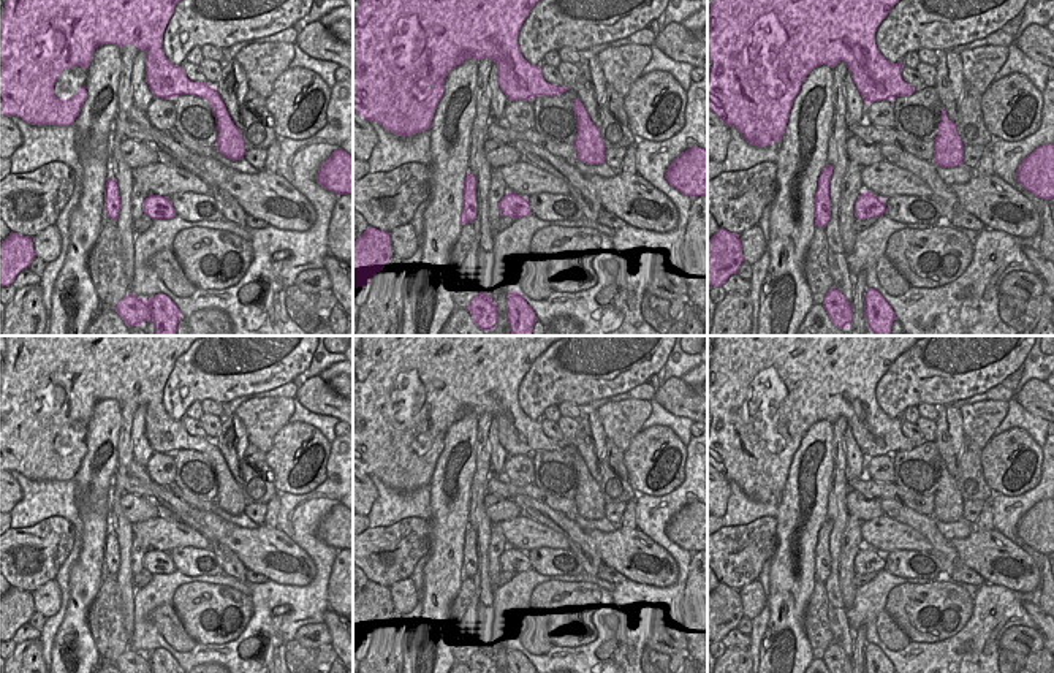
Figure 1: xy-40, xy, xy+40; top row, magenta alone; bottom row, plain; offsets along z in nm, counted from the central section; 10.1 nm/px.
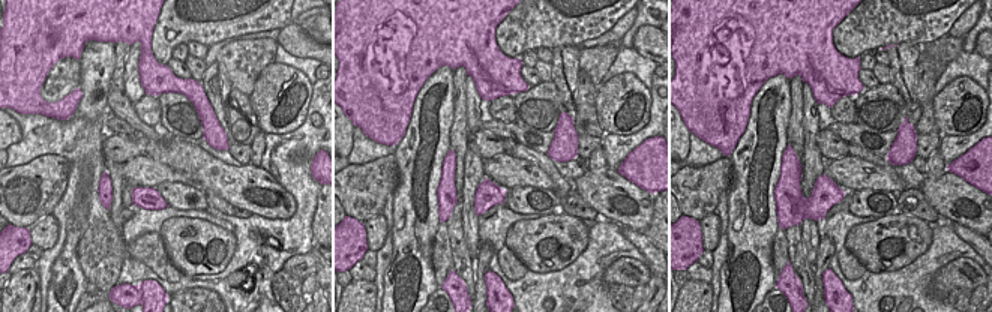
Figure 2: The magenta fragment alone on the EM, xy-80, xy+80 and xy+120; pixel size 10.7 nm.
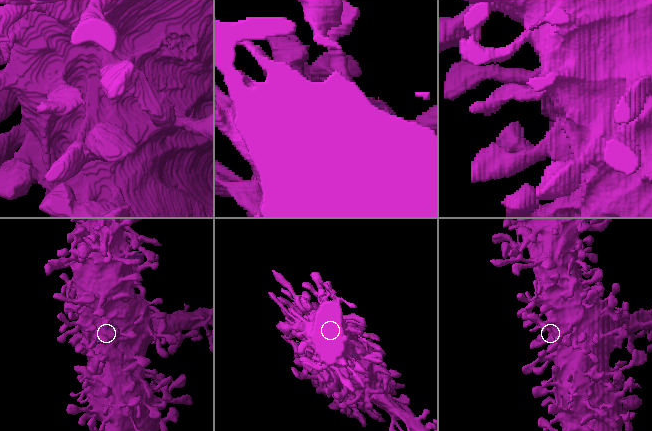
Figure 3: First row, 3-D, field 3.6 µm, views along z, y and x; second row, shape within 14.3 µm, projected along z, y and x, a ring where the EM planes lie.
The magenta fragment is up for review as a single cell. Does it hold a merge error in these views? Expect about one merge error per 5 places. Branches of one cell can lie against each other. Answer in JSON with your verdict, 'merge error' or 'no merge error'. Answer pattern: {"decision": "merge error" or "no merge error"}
{"decision": "no merge error"}

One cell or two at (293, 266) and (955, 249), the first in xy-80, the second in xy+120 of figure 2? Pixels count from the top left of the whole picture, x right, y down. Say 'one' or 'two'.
two

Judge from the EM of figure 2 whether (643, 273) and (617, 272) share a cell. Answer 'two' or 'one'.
one

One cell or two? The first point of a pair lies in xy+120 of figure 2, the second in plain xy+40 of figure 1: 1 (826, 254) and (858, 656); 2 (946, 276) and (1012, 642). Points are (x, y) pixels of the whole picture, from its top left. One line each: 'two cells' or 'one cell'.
1: one cell
2: one cell

